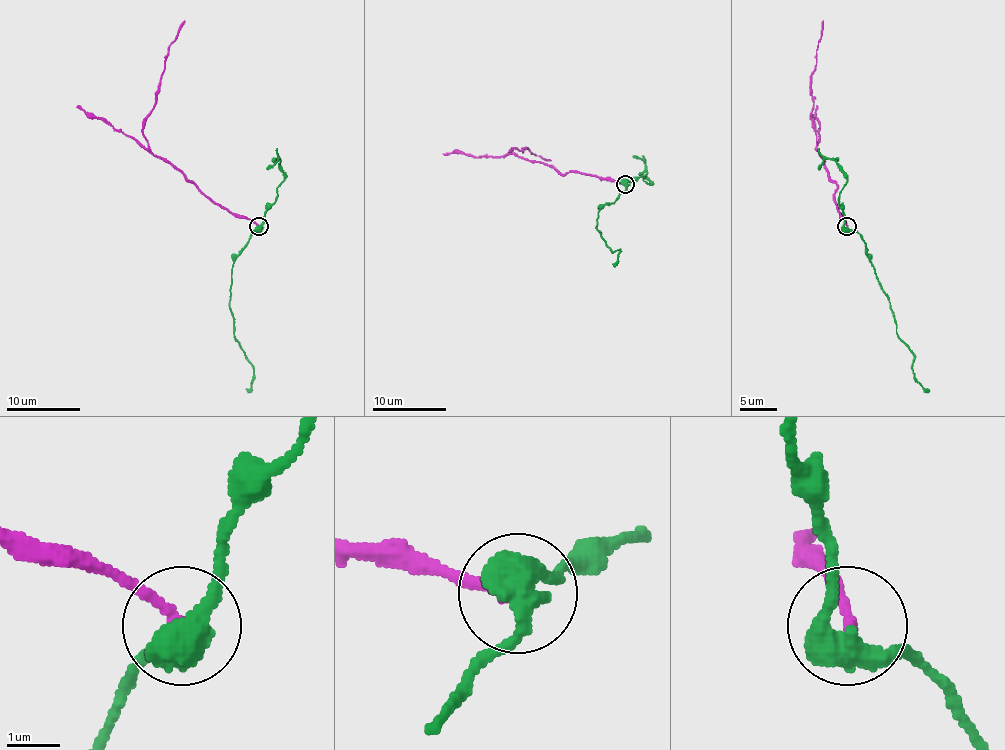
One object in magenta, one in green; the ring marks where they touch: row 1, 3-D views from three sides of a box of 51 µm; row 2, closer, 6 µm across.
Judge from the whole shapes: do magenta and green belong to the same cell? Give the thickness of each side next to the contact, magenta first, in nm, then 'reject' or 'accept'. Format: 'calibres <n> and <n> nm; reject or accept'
calibres 200 and 500 nm; reject

